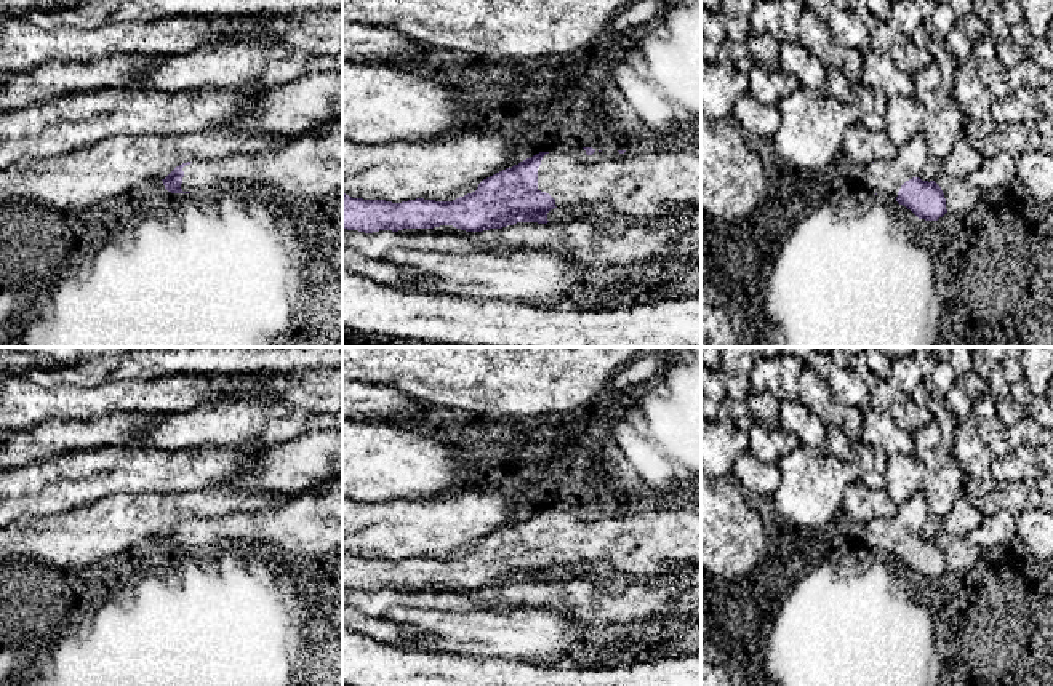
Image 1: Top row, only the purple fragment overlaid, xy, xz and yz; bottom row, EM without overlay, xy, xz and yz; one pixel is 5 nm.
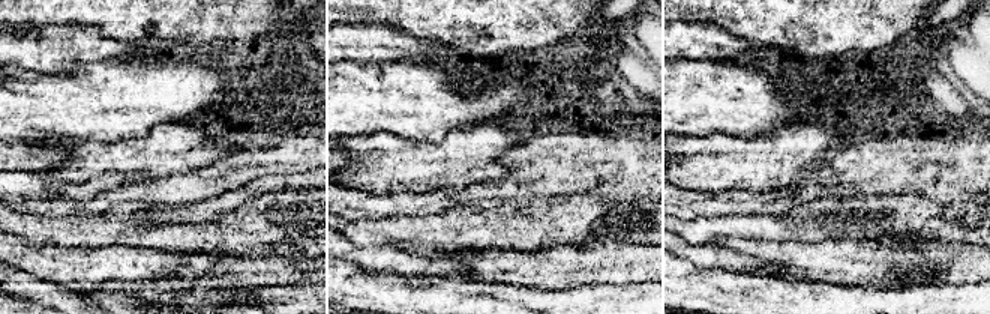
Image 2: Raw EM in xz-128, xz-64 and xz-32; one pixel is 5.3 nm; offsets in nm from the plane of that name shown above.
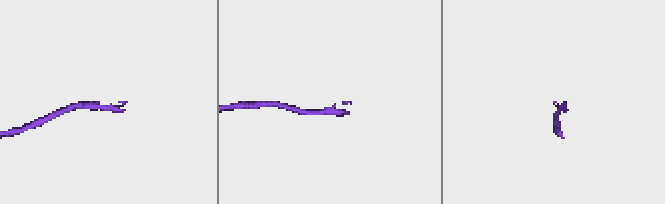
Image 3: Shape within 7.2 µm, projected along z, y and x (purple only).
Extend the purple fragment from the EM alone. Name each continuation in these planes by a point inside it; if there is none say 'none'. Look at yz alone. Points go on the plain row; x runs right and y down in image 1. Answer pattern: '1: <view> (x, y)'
1: yz (884, 536)

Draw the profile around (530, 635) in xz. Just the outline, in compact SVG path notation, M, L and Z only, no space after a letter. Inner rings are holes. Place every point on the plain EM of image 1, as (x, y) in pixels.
M392 608L382 619L416 632L395 643L400 646L531 662L573 654L591 633L603 628L565 620L552 611L526 608L506 612Z

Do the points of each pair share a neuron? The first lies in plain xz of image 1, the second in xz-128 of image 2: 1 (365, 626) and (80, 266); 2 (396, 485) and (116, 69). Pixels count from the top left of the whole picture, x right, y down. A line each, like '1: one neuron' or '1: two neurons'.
1: one neuron
2: one neuron

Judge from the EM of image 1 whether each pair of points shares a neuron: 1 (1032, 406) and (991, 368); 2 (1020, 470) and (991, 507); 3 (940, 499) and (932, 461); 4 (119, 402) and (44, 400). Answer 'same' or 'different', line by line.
1: different
2: different
3: same
4: same

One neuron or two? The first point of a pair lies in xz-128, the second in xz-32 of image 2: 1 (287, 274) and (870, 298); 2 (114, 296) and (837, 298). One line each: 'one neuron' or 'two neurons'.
1: two neurons
2: one neuron

